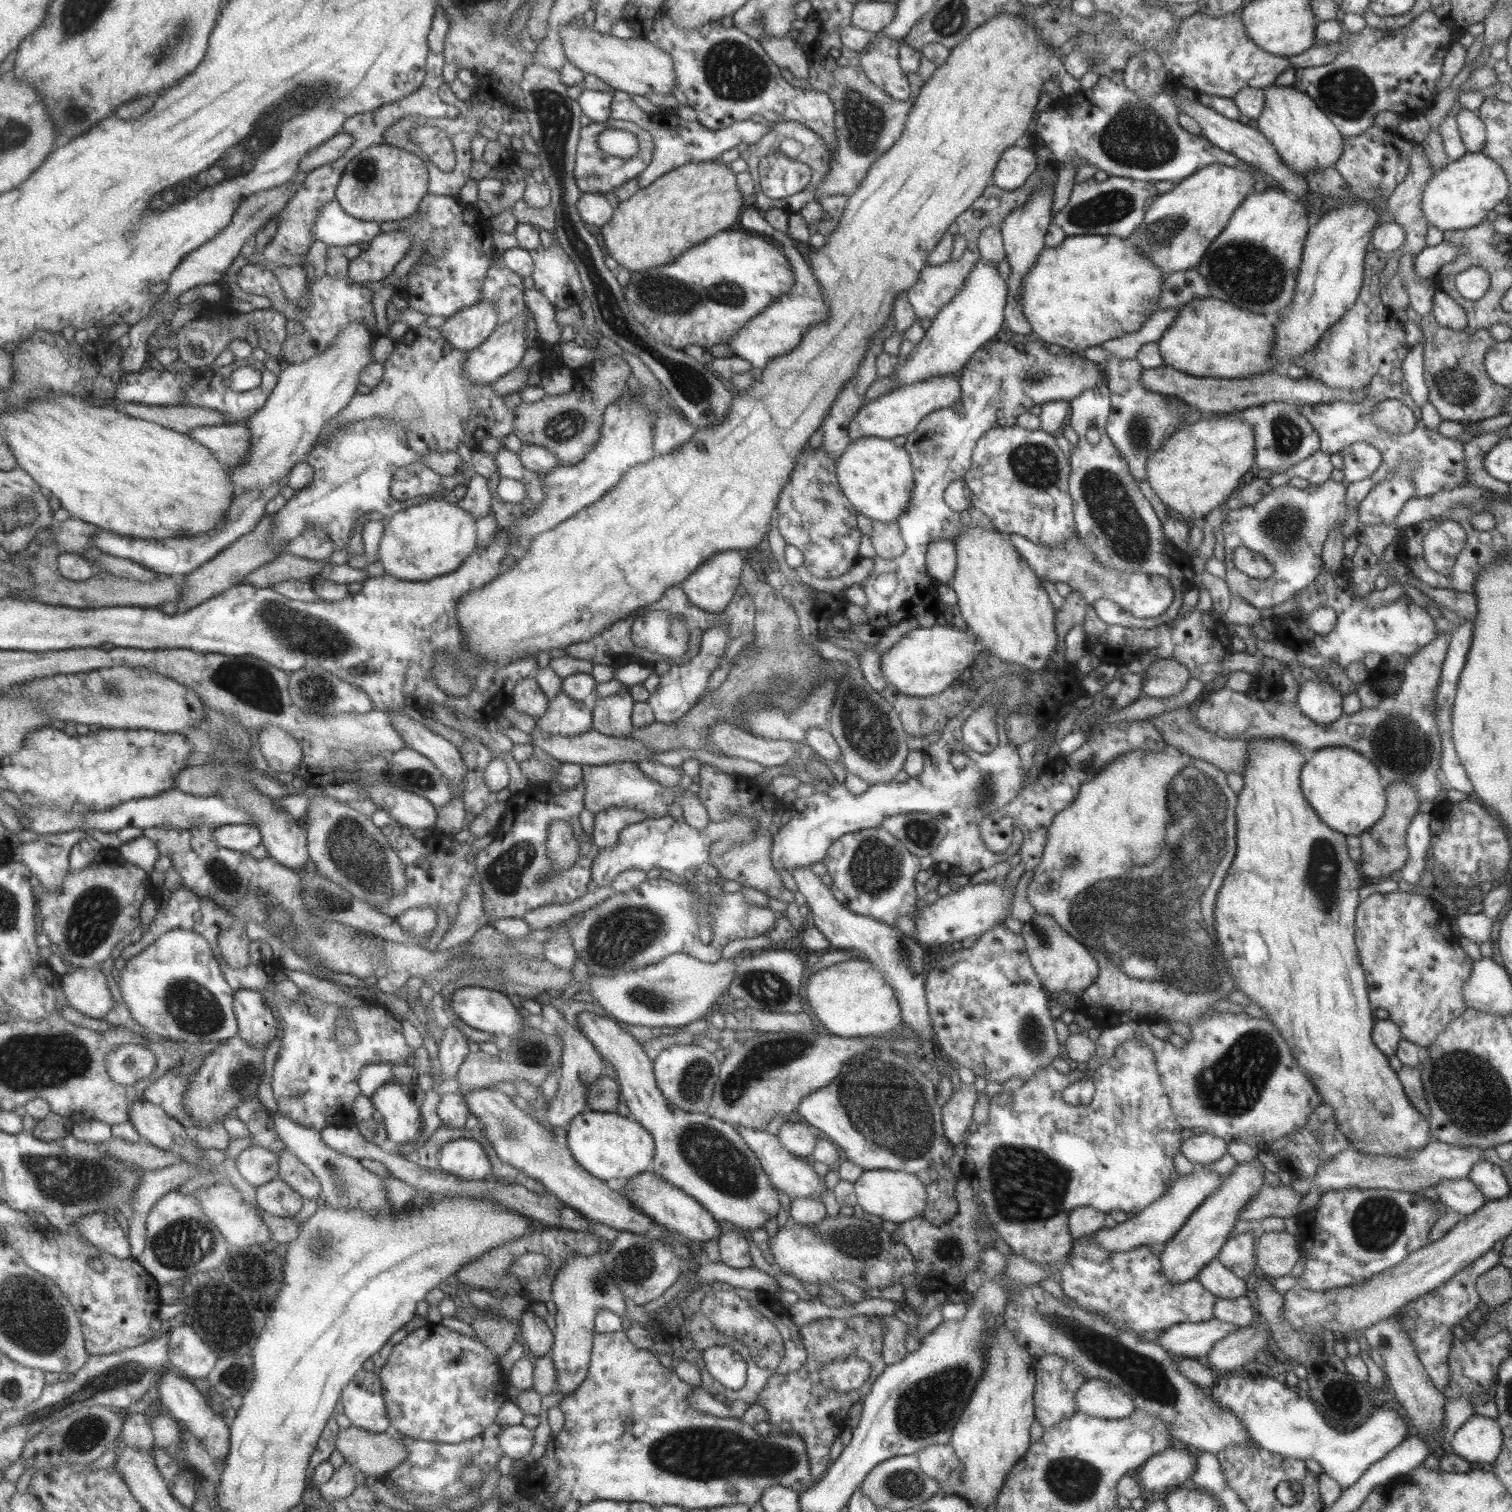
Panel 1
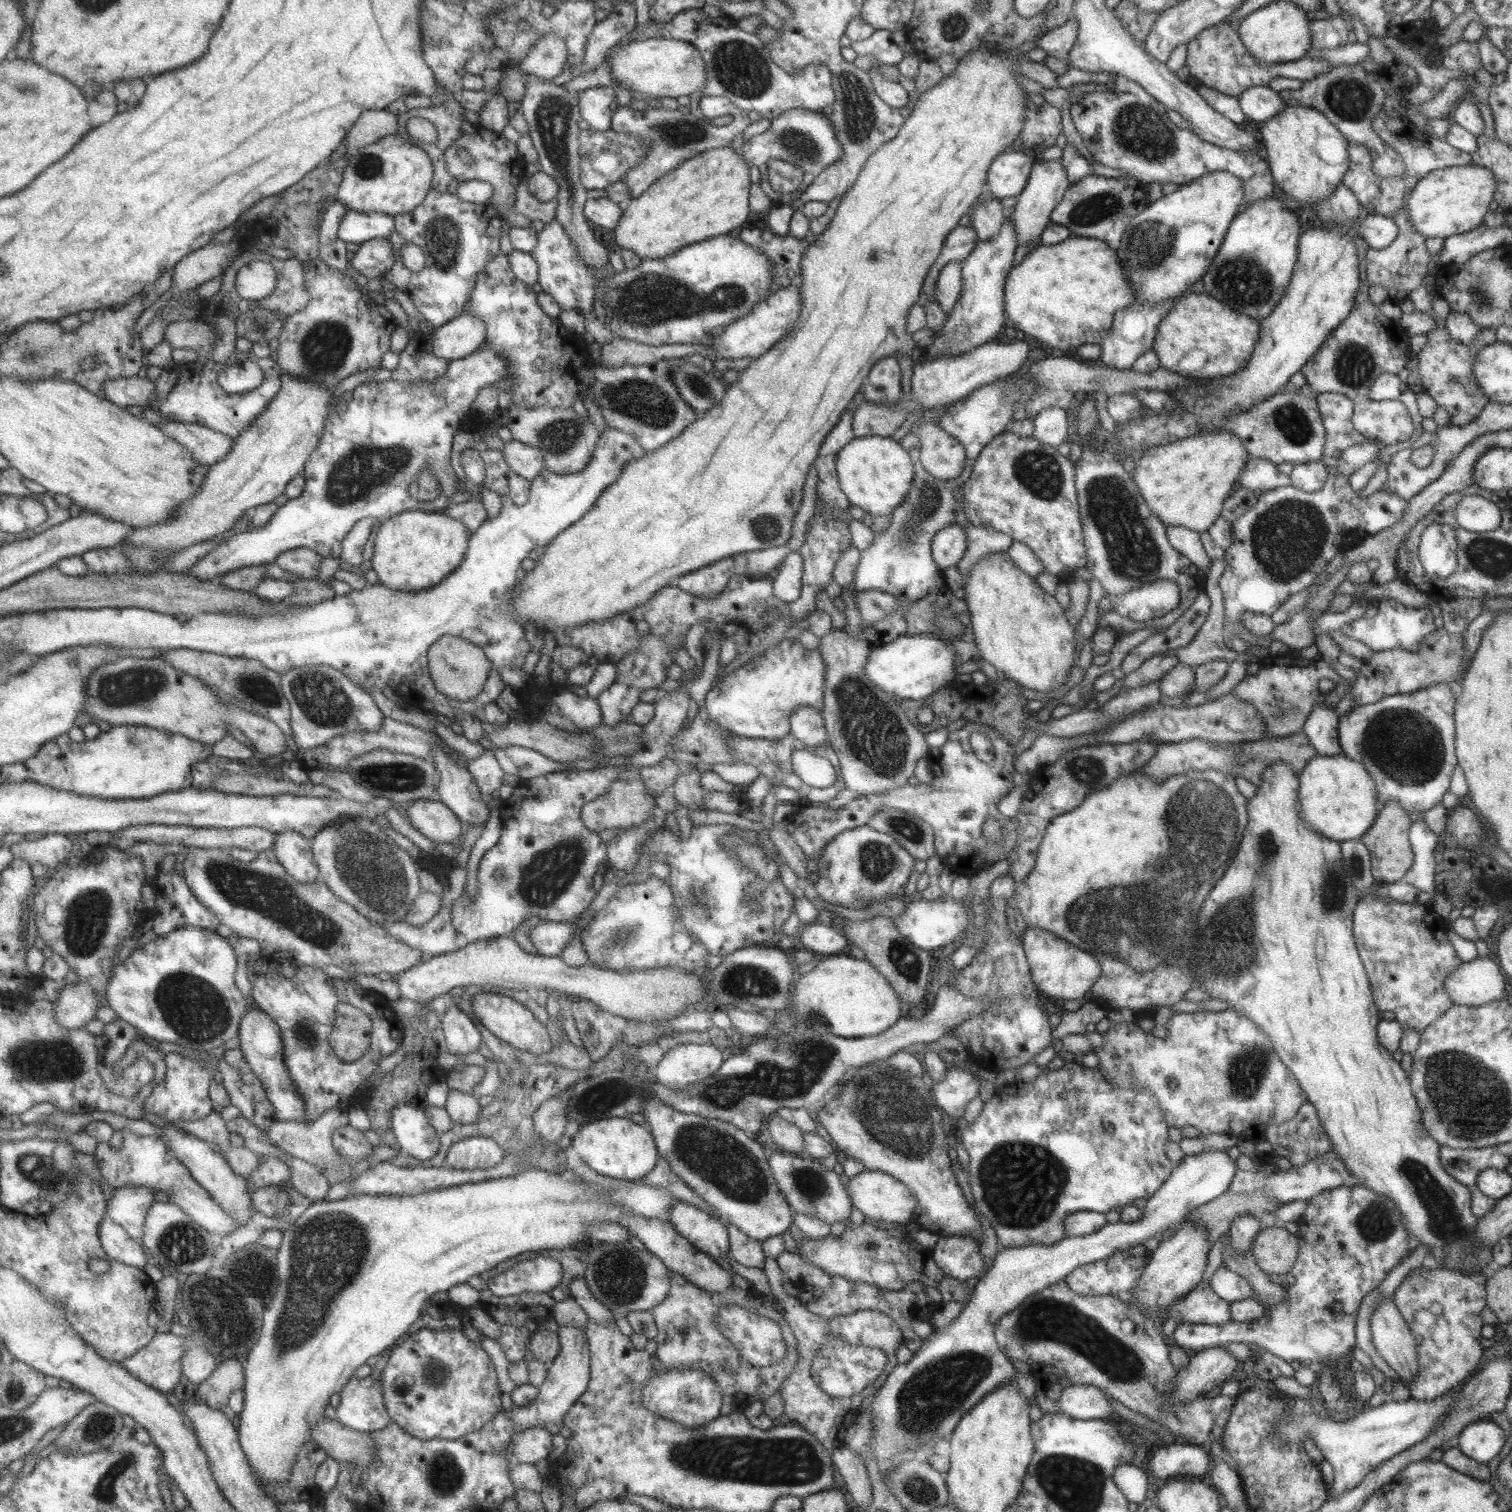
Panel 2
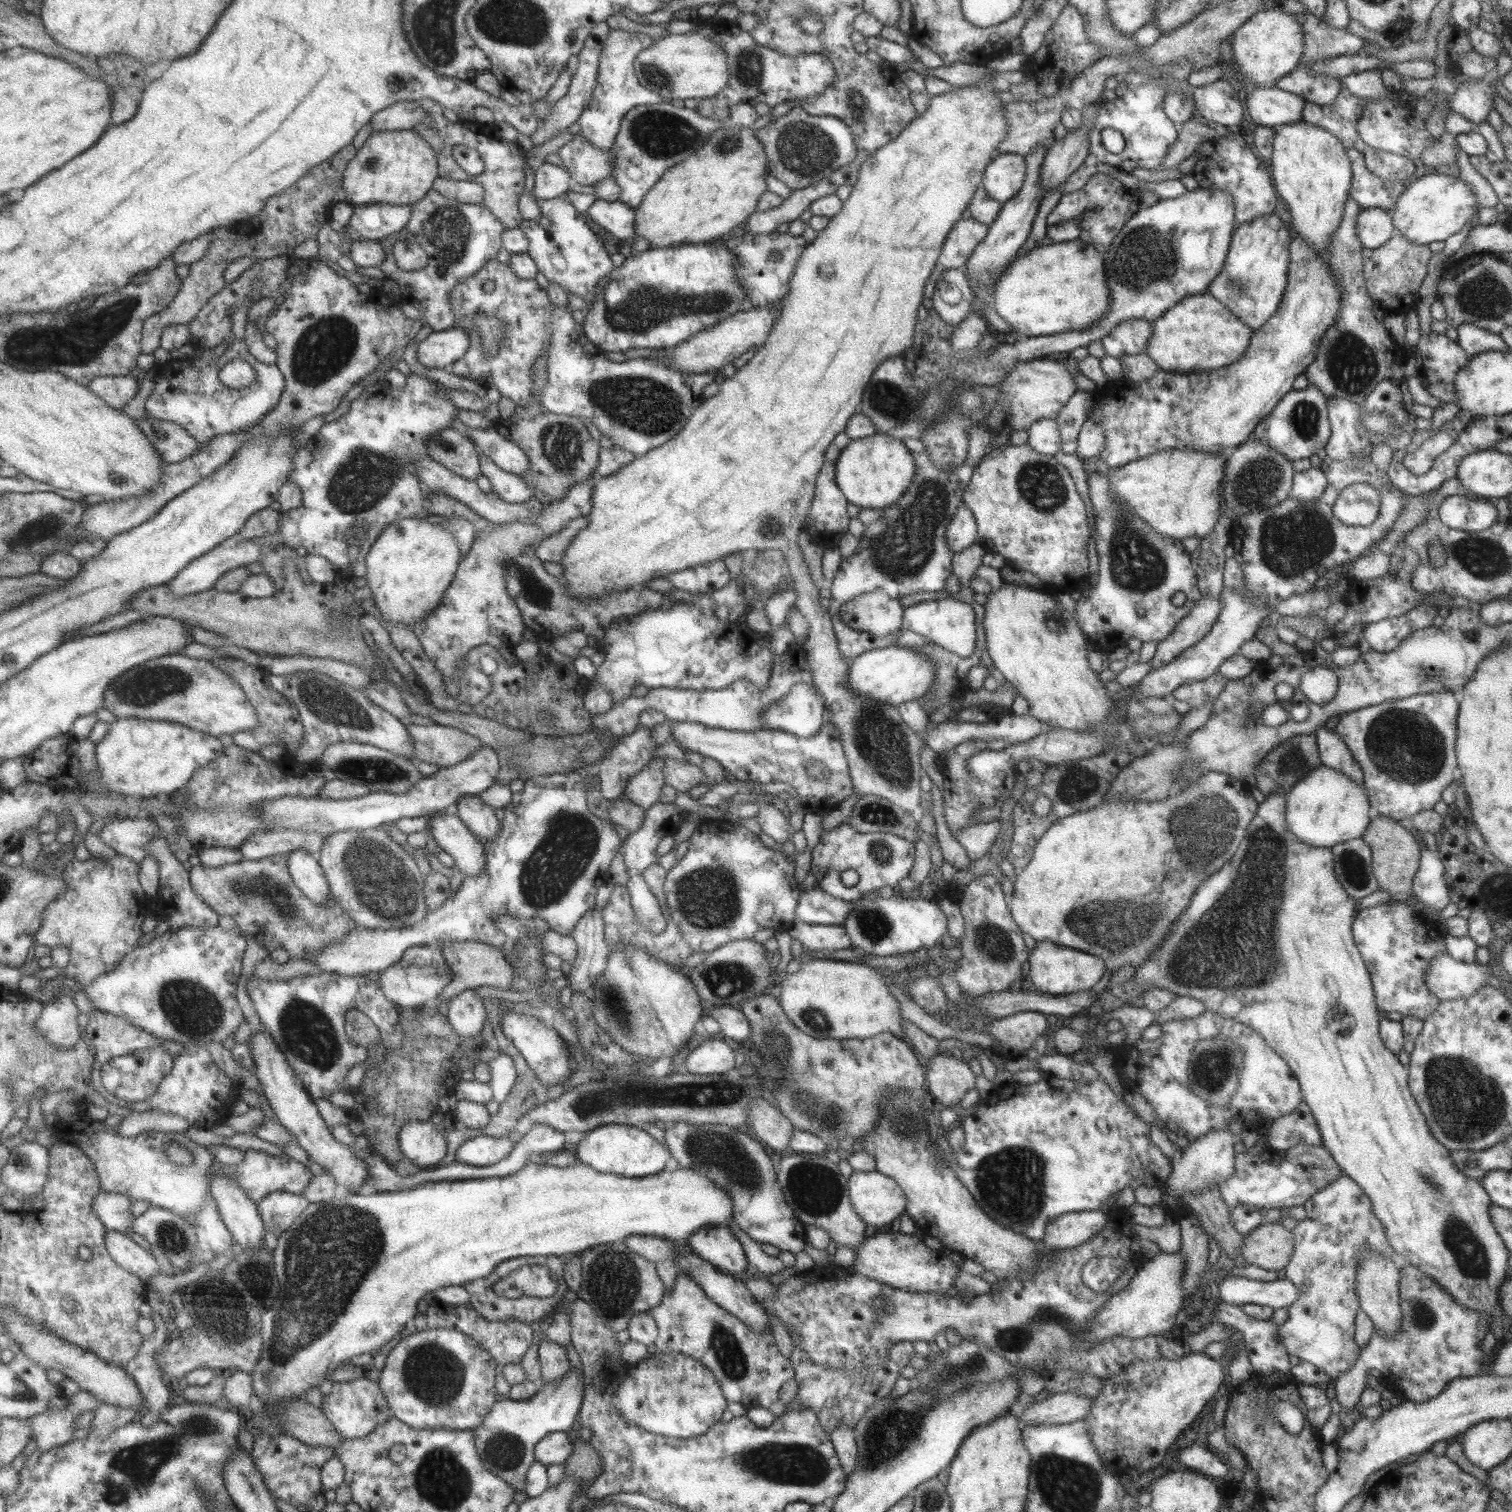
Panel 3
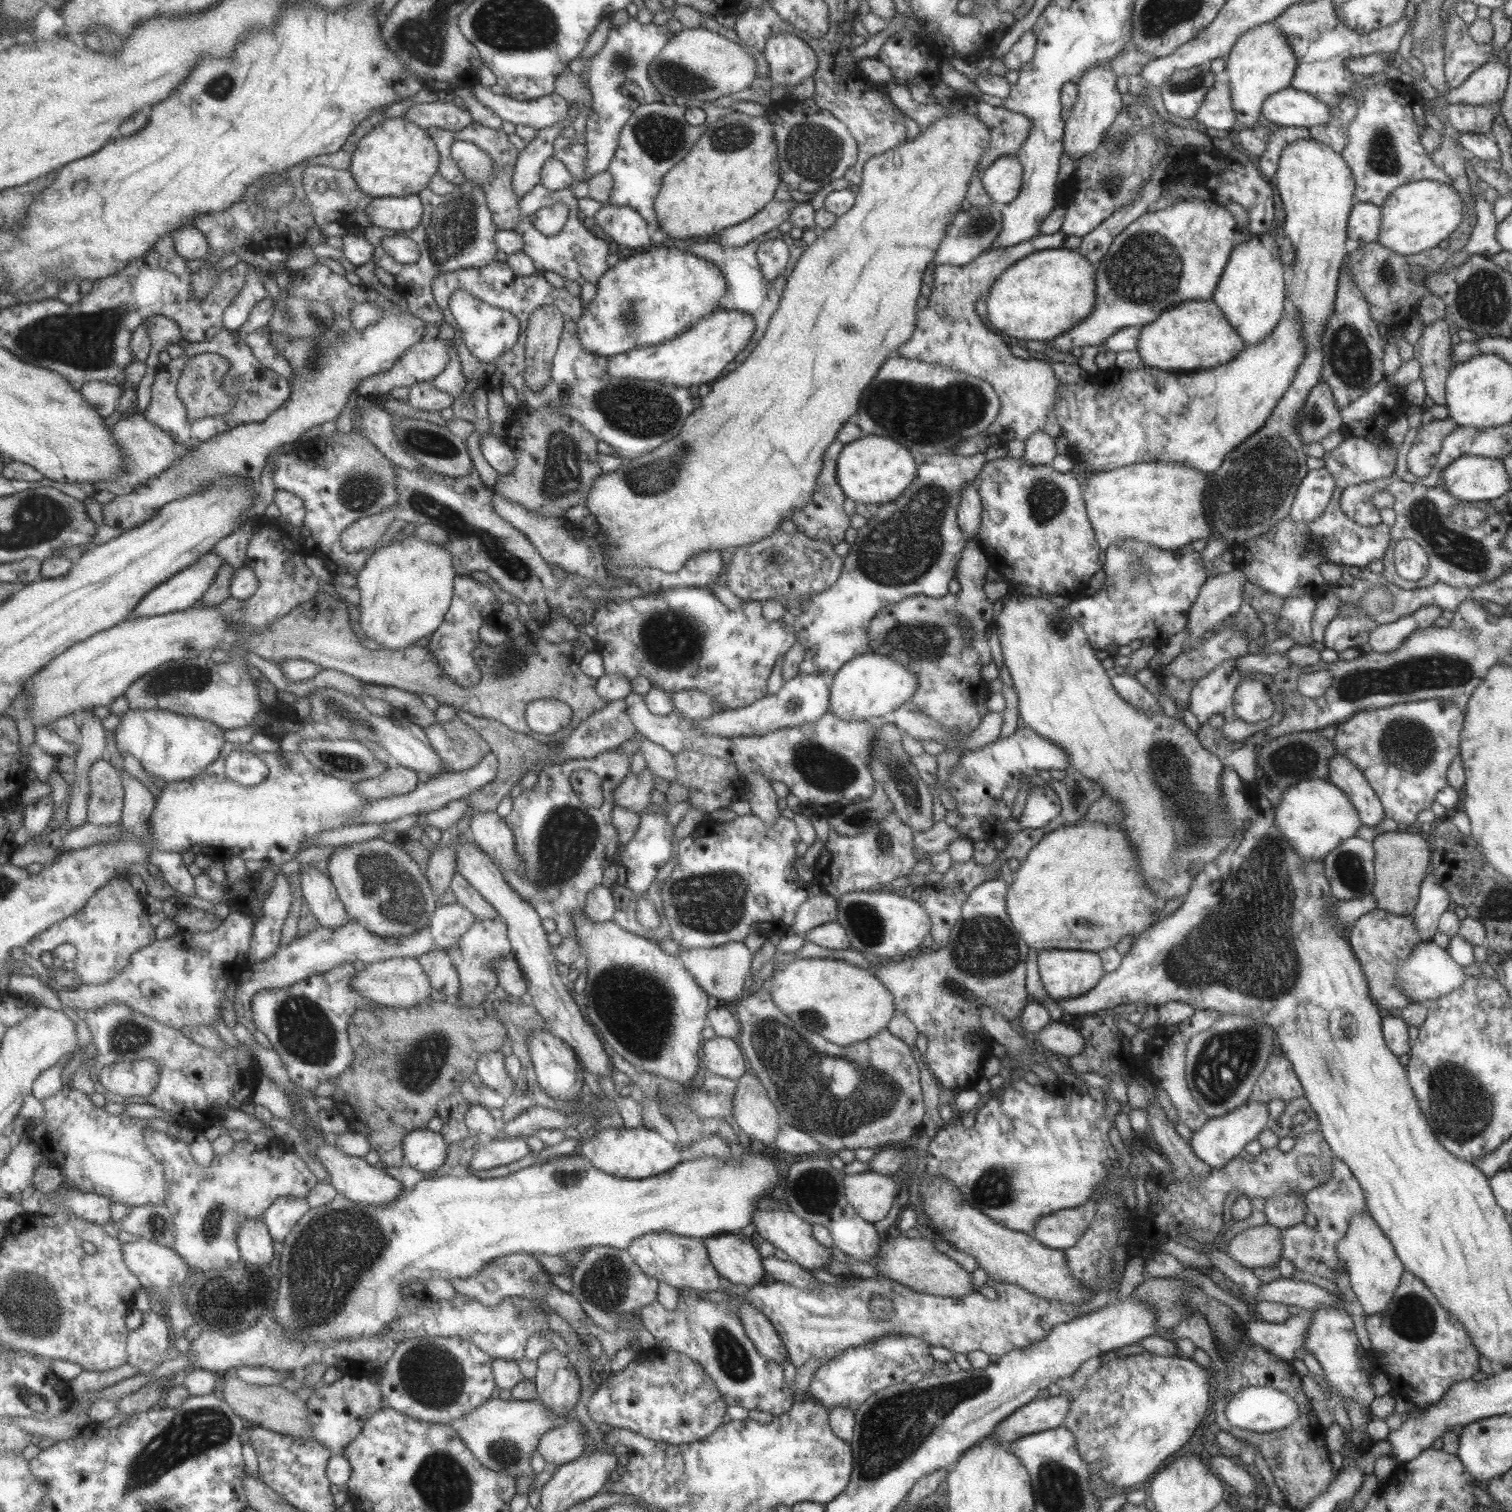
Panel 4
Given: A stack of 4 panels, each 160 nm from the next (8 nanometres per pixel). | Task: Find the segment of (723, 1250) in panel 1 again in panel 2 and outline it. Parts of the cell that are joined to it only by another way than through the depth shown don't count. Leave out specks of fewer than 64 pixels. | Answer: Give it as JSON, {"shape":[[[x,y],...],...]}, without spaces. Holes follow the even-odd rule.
{"shape":[[[726,1224],[726,1231],[728,1232],[728,1255],[741,1266],[761,1269],[765,1257],[761,1251],[761,1243],[750,1239],[731,1224]]]}

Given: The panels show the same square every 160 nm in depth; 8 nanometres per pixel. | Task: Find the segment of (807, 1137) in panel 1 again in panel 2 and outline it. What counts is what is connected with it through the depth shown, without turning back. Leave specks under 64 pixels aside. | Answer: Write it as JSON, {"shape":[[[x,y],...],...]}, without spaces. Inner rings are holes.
{"shape":[[[779,1116],[767,1118],[762,1133],[771,1146],[786,1153],[803,1155],[802,1131]]]}

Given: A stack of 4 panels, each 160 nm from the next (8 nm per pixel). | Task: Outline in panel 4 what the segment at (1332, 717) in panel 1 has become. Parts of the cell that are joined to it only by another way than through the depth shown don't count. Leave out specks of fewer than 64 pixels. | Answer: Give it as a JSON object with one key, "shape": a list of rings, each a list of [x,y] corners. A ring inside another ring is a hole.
{"shape":[[[1339,751],[1328,760],[1328,779],[1355,807],[1360,824],[1375,827],[1385,817],[1380,800],[1366,778]]]}

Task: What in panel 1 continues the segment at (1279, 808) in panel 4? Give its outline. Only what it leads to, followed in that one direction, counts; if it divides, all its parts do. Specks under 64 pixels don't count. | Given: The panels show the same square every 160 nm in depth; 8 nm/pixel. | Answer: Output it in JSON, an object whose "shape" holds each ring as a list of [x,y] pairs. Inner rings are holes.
{"shape":[[[1343,745],[1316,750],[1300,770],[1300,789],[1309,806],[1329,828],[1345,836],[1359,836],[1383,816],[1386,785],[1370,760]]]}

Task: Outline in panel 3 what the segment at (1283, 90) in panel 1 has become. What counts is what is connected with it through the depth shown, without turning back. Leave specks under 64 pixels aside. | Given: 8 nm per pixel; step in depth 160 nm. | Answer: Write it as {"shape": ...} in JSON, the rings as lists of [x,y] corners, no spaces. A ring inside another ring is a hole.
{"shape":[[[1302,119],[1273,130],[1270,176],[1275,191],[1289,208],[1292,236],[1297,236],[1313,248],[1313,252],[1326,257],[1330,234],[1341,220],[1344,202],[1351,188],[1352,174],[1346,149],[1333,134]]]}

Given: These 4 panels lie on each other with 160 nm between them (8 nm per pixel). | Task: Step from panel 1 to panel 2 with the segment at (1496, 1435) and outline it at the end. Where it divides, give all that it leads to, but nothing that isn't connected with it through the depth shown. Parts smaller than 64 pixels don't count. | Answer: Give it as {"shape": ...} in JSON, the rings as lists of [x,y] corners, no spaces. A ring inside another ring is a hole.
{"shape":[[[1490,1420],[1466,1424],[1457,1436],[1458,1449],[1469,1458],[1487,1464],[1503,1444],[1507,1432]]]}

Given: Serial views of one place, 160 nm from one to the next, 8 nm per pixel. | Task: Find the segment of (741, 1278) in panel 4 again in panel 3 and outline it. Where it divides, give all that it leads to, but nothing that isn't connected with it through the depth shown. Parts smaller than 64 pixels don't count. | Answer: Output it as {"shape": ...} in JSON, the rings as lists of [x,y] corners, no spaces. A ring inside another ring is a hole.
{"shape":[[[726,1226],[698,1228],[684,1242],[691,1251],[724,1273],[736,1274],[747,1268],[741,1243]]]}

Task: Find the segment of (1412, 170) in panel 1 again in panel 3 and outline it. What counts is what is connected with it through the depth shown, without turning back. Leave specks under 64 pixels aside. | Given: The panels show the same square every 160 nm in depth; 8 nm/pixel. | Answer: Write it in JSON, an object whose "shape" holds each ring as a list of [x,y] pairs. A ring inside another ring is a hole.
{"shape":[[[1395,232],[1392,238],[1387,240],[1382,246],[1379,246],[1379,248],[1361,250],[1362,275],[1364,276],[1366,291],[1384,312],[1407,313],[1409,310],[1415,309],[1415,304],[1418,302],[1417,289],[1423,278],[1425,278],[1425,266],[1432,256],[1426,245],[1409,244],[1403,237],[1403,235]]]}

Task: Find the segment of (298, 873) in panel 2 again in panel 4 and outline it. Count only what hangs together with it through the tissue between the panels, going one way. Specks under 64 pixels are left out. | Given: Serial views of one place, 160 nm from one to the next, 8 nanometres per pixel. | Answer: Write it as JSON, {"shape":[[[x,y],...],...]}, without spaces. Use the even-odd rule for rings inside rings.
{"shape":[[[309,864],[300,865],[299,869],[303,898],[320,920],[321,926],[339,928],[353,920],[344,901],[340,899],[336,885],[326,871],[317,870]]]}

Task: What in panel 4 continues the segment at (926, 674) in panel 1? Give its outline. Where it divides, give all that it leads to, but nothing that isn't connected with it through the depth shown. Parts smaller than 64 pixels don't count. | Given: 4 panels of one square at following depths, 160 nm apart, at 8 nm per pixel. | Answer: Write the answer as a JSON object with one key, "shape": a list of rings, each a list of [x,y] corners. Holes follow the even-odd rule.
{"shape":[[[868,650],[849,660],[829,677],[828,704],[832,713],[845,722],[850,722],[851,716],[858,721],[881,720],[891,716],[898,706],[910,700],[917,683],[918,678],[901,664]]]}

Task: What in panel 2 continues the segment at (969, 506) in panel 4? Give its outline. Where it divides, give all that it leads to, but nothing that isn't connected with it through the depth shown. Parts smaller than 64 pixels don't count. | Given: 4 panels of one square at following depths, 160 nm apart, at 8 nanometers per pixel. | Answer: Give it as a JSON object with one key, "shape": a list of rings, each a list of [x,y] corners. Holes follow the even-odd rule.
{"shape":[[[950,524],[933,535],[930,555],[933,562],[943,571],[949,566],[958,566],[965,549],[966,538],[963,529],[956,524]]]}

